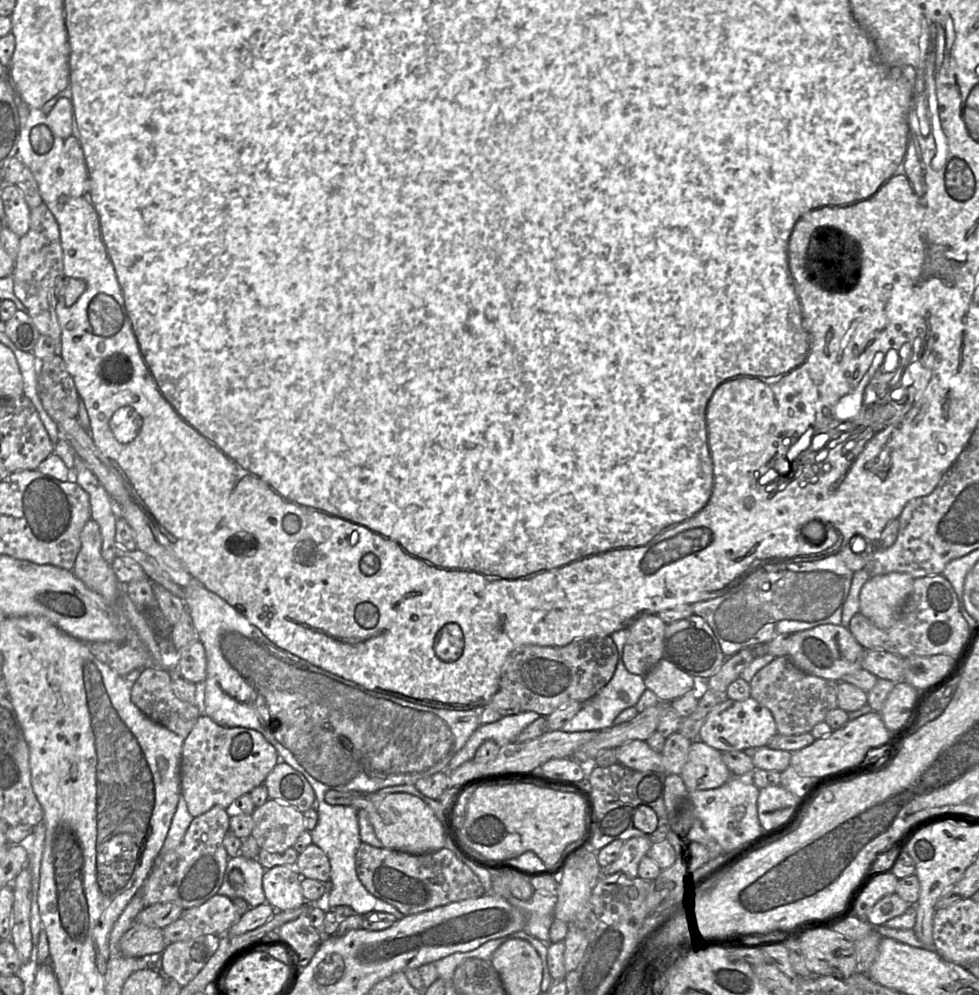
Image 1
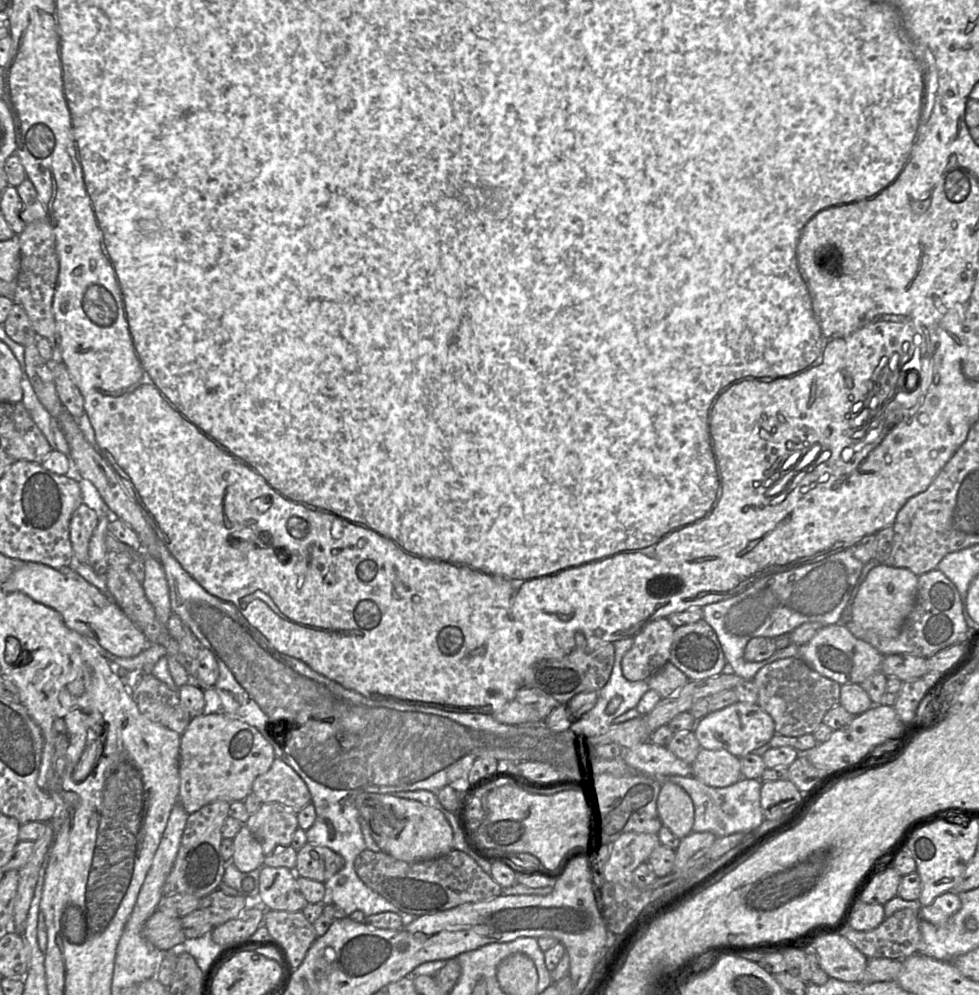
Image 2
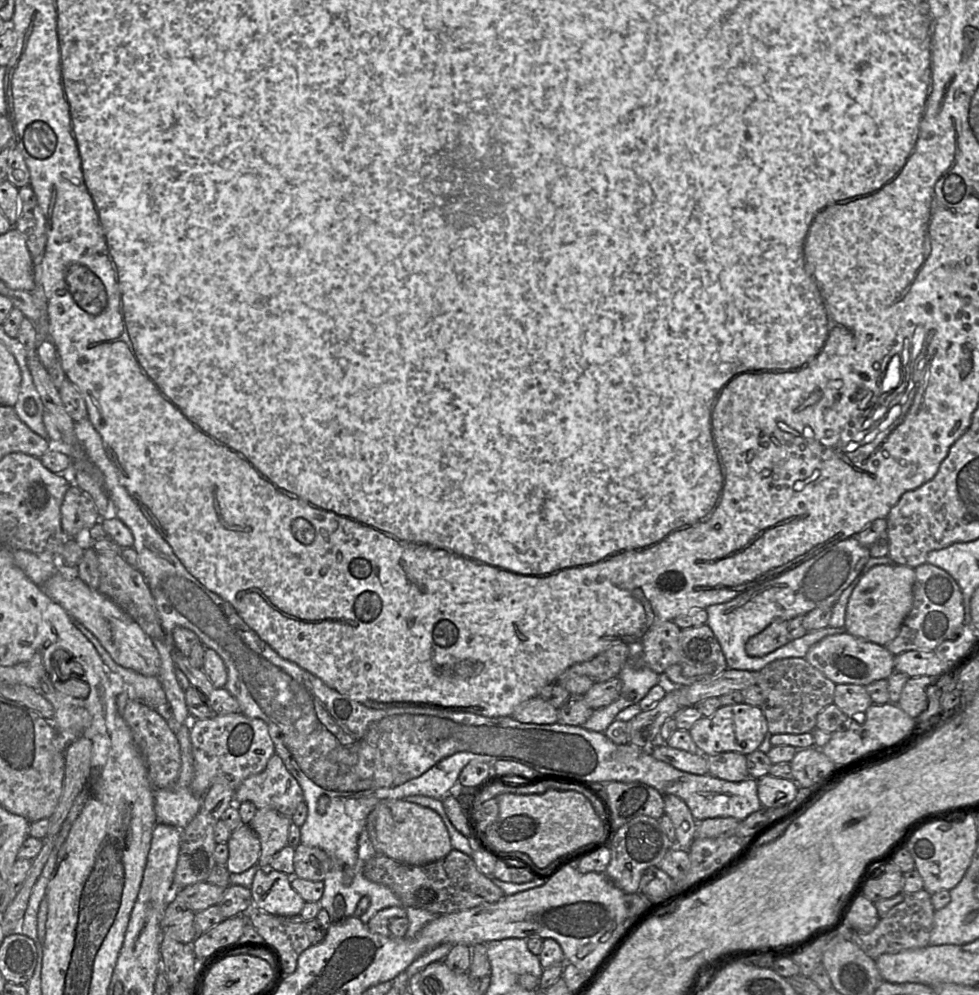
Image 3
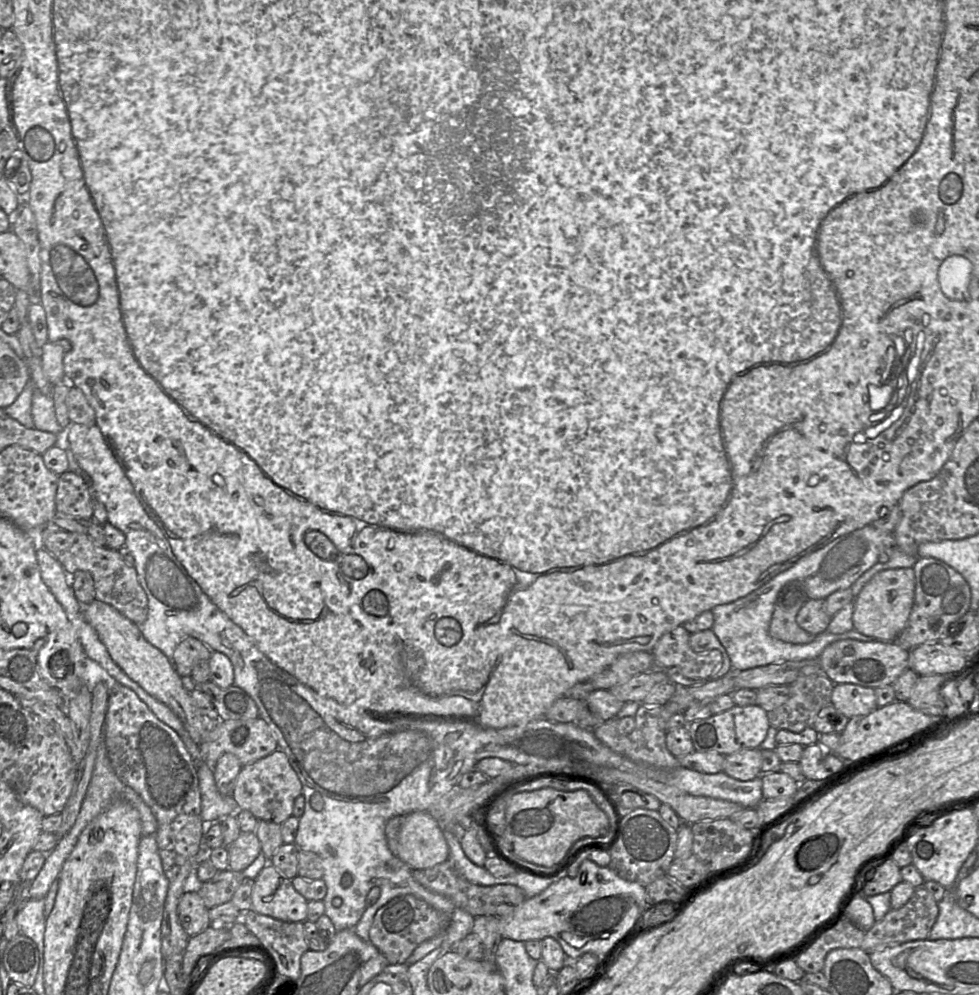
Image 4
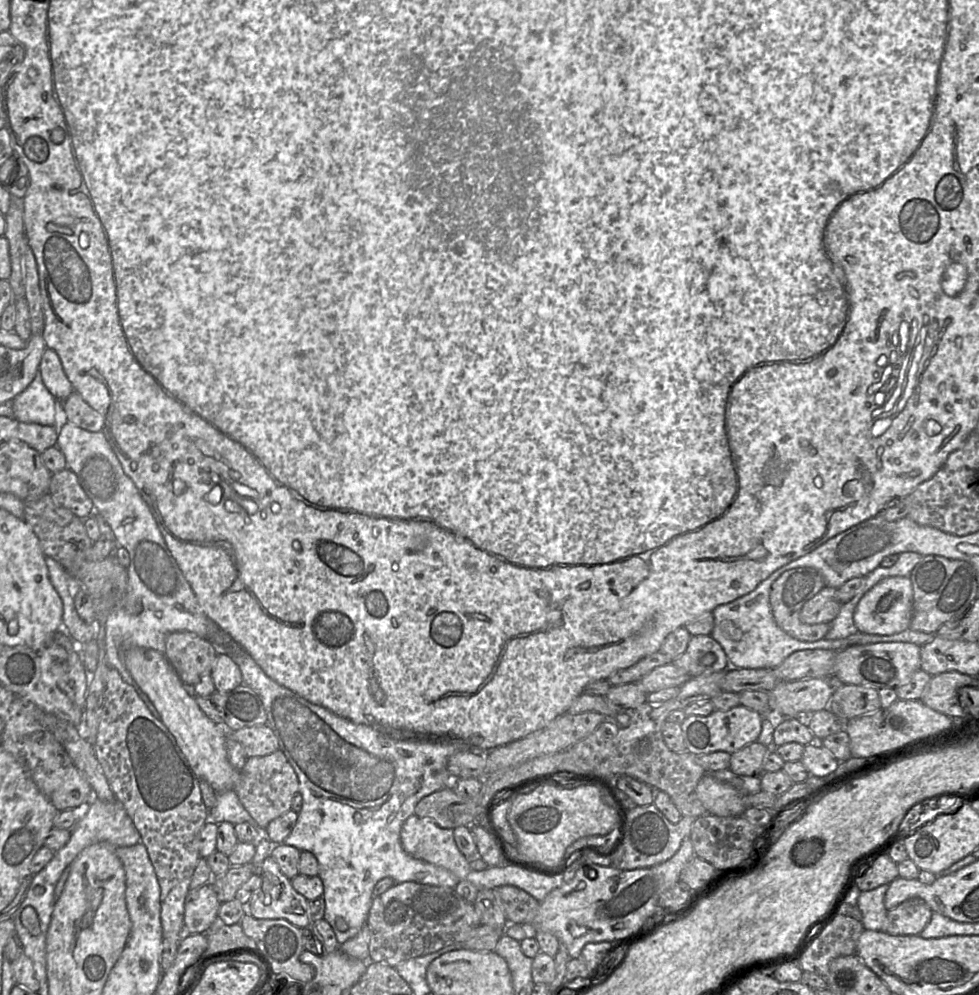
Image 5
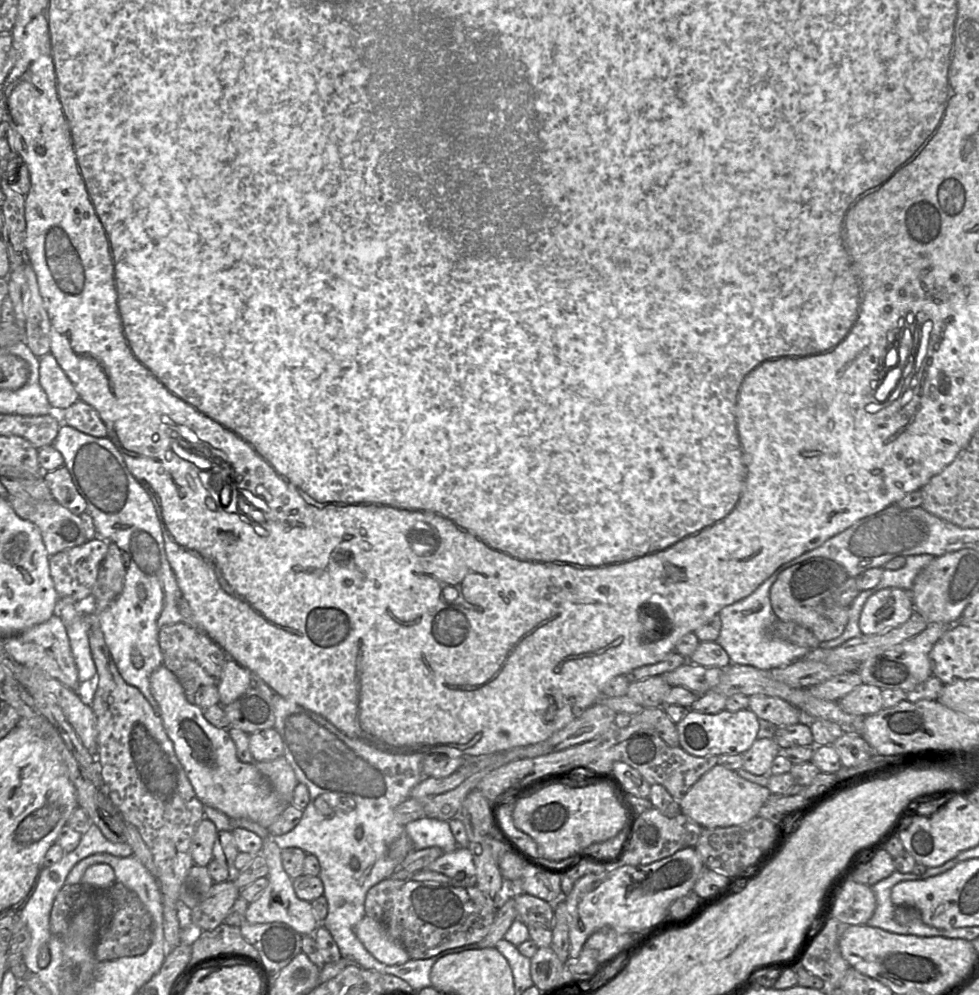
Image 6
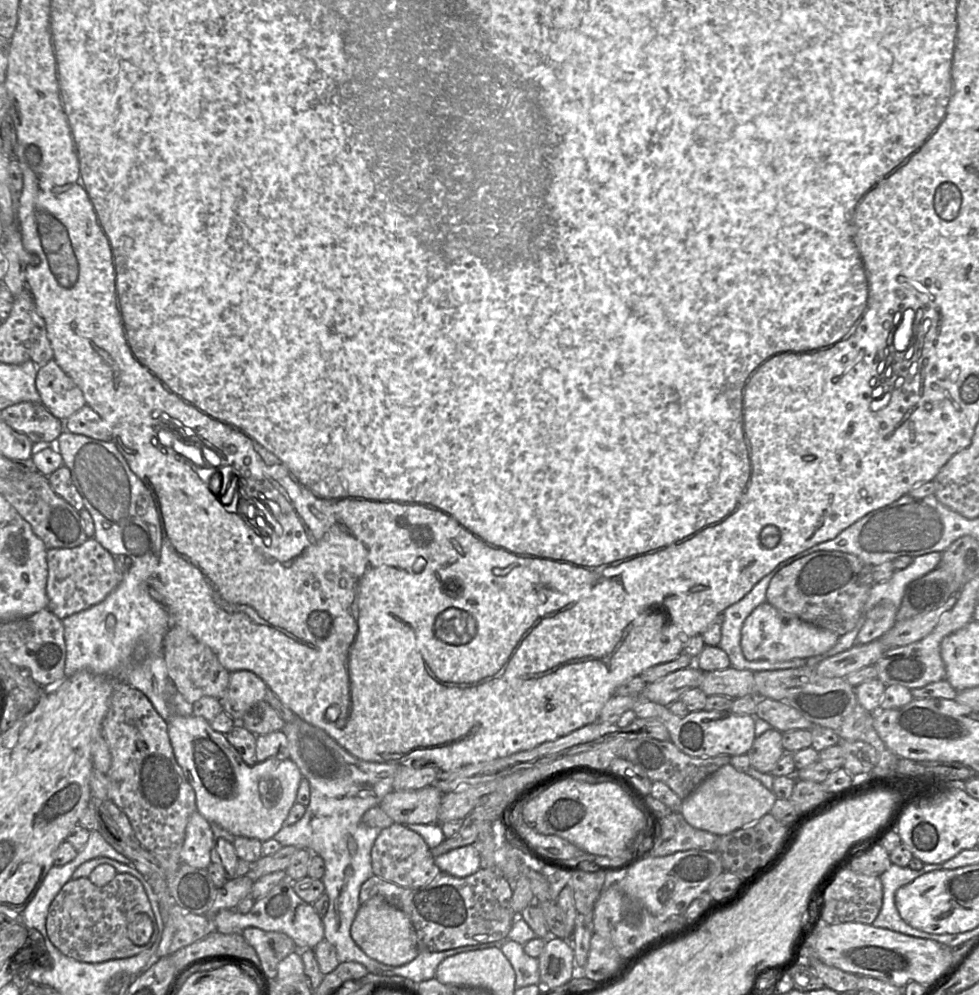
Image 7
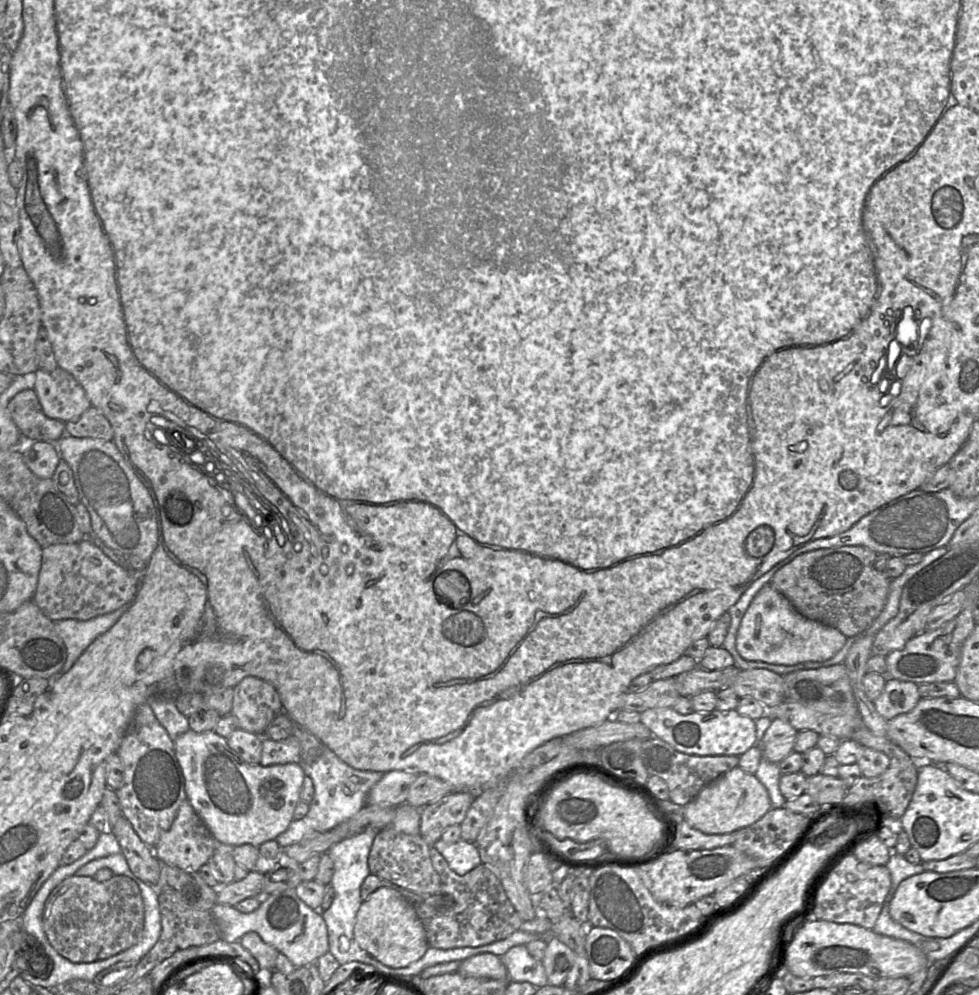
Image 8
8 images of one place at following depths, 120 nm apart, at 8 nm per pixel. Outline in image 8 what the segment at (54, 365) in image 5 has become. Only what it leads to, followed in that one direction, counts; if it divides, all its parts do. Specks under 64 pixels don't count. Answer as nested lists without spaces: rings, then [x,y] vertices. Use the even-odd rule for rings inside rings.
[[[60,367],[53,371],[38,369],[34,391],[45,415],[64,423],[79,418],[91,407],[80,383]]]

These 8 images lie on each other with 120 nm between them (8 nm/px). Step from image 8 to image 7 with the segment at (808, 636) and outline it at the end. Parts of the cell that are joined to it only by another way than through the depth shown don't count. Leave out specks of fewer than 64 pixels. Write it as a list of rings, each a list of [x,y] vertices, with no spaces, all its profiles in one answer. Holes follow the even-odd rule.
[[[766,601],[757,606],[745,619],[741,630],[741,649],[749,661],[784,662],[823,654],[837,643],[839,637],[830,630],[784,614]]]

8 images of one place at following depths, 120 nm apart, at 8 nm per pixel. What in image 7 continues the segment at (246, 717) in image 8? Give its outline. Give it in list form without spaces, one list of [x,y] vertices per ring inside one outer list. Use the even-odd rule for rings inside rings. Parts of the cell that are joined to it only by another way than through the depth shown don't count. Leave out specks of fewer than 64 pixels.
[[[252,671],[230,672],[228,689],[220,700],[223,710],[239,723],[255,703],[265,700],[267,690],[266,683]]]

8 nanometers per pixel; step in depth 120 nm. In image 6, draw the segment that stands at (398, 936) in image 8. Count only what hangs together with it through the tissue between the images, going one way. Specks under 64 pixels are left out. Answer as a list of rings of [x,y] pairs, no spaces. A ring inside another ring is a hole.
[[[365,915],[354,927],[354,933],[365,949],[386,965],[401,965],[410,957],[405,948],[388,933],[385,925]]]

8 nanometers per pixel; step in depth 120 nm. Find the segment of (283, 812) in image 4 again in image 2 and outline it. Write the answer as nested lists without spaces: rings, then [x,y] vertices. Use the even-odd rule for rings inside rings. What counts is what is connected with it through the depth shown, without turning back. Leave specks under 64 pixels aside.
[[[279,757],[274,759],[266,773],[254,780],[252,793],[262,804],[277,802],[295,814],[311,803],[311,795],[303,779]]]

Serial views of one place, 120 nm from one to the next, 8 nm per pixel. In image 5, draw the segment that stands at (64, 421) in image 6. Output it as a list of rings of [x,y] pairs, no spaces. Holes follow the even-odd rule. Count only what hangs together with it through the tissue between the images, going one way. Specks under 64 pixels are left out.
[[[77,392],[62,401],[63,410],[69,423],[91,432],[103,429],[103,419]]]

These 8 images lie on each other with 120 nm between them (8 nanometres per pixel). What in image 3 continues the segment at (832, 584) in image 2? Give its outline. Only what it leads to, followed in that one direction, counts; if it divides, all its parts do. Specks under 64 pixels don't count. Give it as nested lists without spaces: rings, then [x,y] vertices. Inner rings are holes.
[[[850,537],[830,547],[827,547],[812,558],[781,573],[780,575],[770,578],[763,583],[746,590],[728,602],[714,604],[706,608],[708,613],[707,625],[711,628],[714,635],[718,639],[727,662],[727,667],[729,669],[760,672],[768,664],[779,659],[805,658],[809,649],[823,638],[830,635],[845,633],[845,628],[831,627],[810,631],[803,637],[791,640],[786,645],[762,657],[749,656],[745,648],[746,643],[750,638],[762,632],[776,619],[789,621],[796,616],[805,616],[807,613],[816,608],[833,607],[842,592],[860,574],[870,557],[871,555],[869,548],[861,545],[856,537]]]

